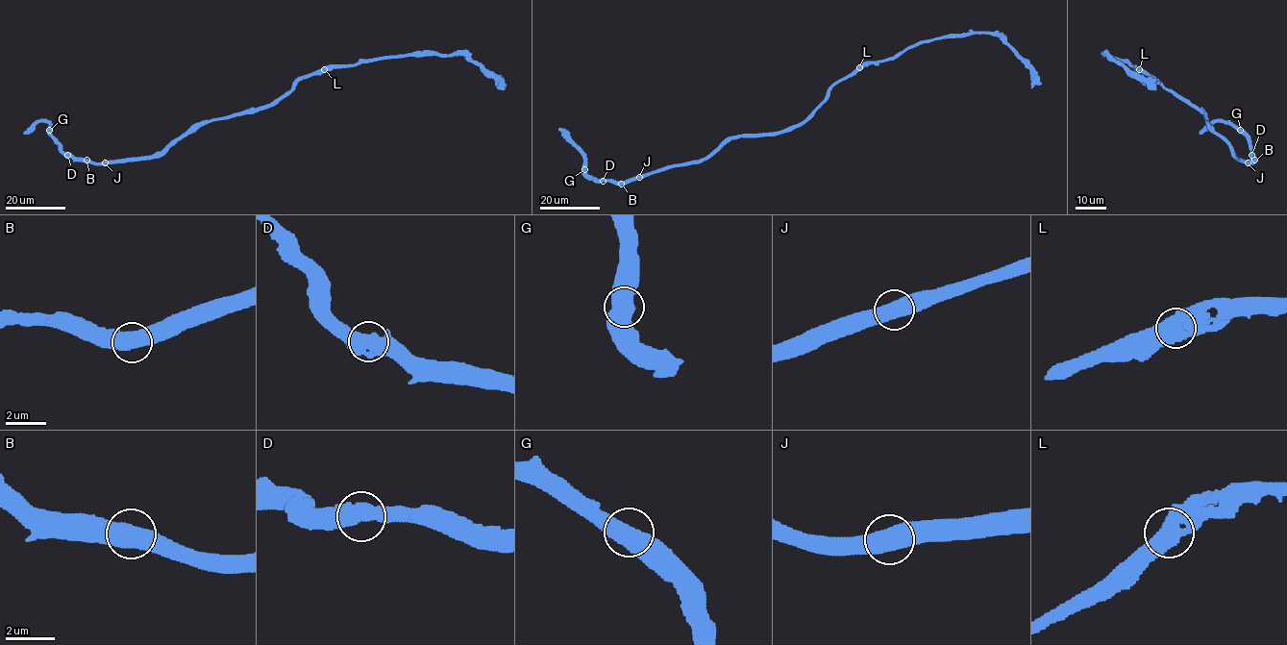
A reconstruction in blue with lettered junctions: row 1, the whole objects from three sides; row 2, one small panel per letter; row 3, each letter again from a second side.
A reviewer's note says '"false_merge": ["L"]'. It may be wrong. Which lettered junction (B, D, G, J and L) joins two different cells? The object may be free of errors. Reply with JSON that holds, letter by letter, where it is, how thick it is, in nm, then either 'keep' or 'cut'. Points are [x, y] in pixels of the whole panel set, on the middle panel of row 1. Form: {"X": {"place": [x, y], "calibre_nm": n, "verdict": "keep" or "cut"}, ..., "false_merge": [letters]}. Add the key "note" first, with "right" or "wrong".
{"note": "wrong", "B": {"place": [621, 184], "calibre_nm": 650, "verdict": "keep"}, "D": {"place": [603, 181], "calibre_nm": 700, "verdict": "keep"}, "G": {"place": [584, 169], "calibre_nm": 650, "verdict": "keep"}, "J": {"place": [639, 177], "calibre_nm": 650, "verdict": "keep"}, "L": {"place": [859, 67], "calibre_nm": 650, "verdict": "keep"}, "false_merge": []}

